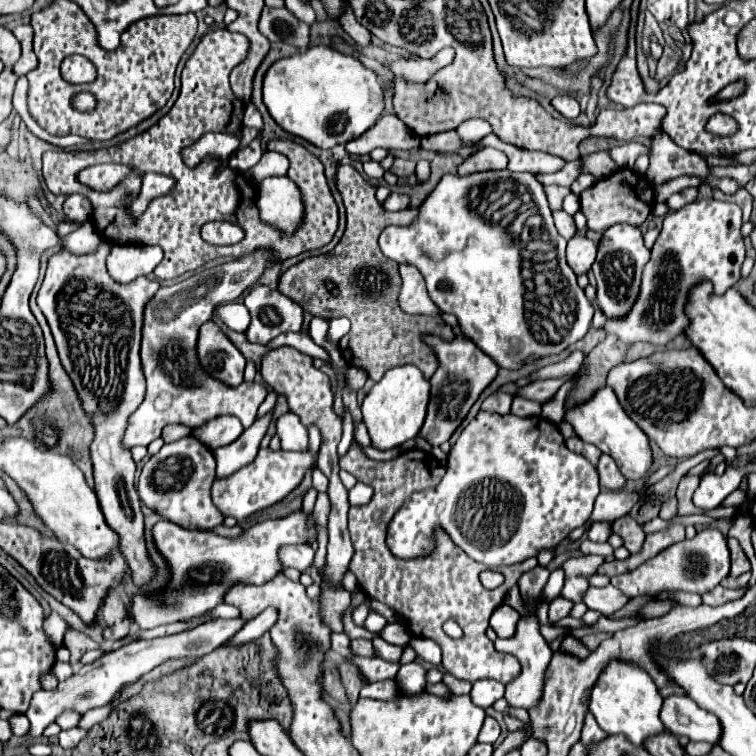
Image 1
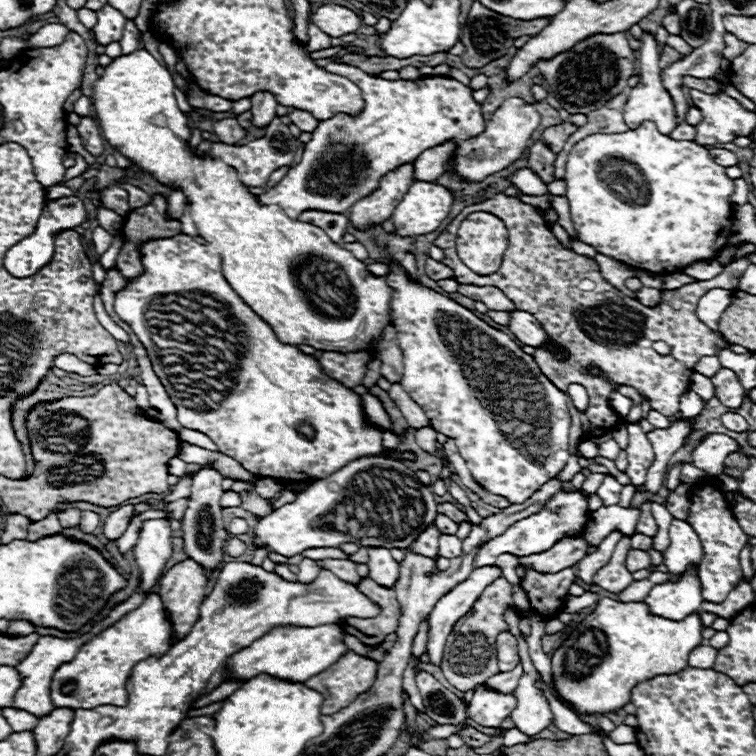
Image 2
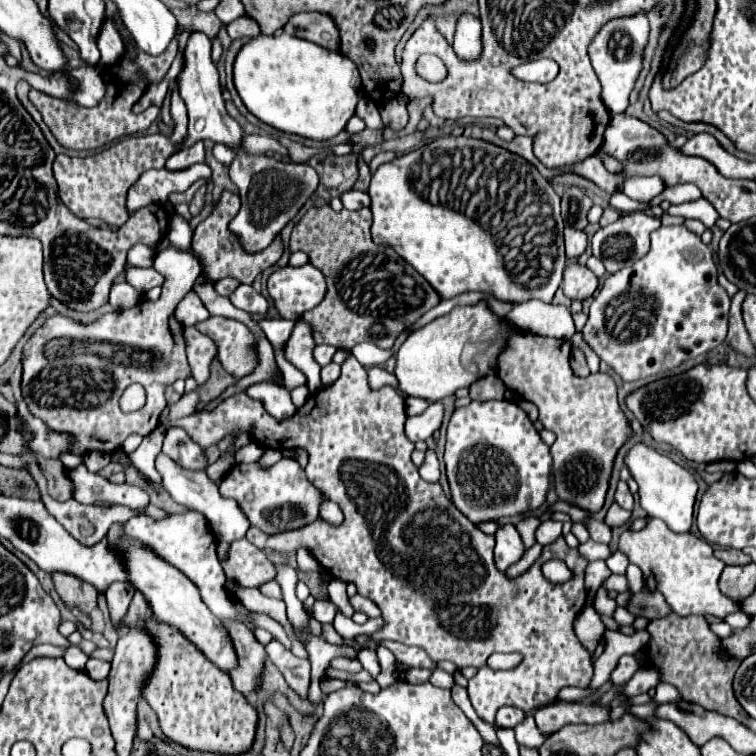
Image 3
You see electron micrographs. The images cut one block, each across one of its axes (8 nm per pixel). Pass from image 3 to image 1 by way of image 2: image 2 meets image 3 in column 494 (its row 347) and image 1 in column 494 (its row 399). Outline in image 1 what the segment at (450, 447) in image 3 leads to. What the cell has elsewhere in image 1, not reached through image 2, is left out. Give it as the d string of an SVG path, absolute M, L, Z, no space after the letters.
M480 410L452 446L442 482L432 490L410 496L392 518L386 542L398 558L416 558L432 550L428 548L432 546L432 530L440 526L472 560L486 564L486 568L498 568L502 564L510 566L536 556L542 548L558 546L570 530L584 526L592 514L598 492L596 468L584 456L566 448L556 424L542 416L520 418L512 412L502 416Z

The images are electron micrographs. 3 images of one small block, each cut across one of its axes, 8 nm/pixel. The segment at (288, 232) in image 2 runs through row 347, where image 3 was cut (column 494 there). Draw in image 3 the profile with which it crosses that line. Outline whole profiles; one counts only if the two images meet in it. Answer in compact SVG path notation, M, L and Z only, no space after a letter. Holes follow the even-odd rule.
M480 300L474 306L456 306L452 312L432 320L424 328L416 330L406 338L406 342L396 352L396 378L400 384L400 390L408 396L420 396L428 398L430 402L436 402L444 396L452 396L458 388L468 388L474 382L474 374L479 374L479 369L473 359L477 352L492 352L490 358L494 360L494 366L490 368L496 372L496 360L498 354L508 348L508 338L516 330L516 326L496 316L486 300ZM463 352L463 353L462 353ZM461 360L466 370L473 371L468 374L460 366Z

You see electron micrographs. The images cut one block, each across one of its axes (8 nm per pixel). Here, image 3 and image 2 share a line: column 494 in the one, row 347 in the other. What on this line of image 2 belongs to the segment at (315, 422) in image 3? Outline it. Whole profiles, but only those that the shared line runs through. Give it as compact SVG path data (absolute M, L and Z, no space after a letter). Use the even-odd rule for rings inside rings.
M496 194L482 204L472 204L464 208L444 228L434 244L442 248L444 264L454 270L454 276L460 284L494 286L502 290L502 294L514 302L516 310L530 312L544 326L544 330L548 330L548 334L552 334L552 338L556 338L556 342L572 354L572 364L560 368L568 370L568 374L574 376L562 376L562 380L578 380L582 384L582 366L594 362L610 380L634 386L638 392L642 392L650 400L652 410L664 416L674 416L680 412L680 396L688 390L692 376L692 372L682 370L692 370L702 356L716 354L716 344L720 344L720 338L696 318L694 308L698 300L712 288L735 290L744 270L752 264L748 256L742 256L710 280L698 280L694 284L678 288L676 292L664 292L660 306L648 308L642 306L636 298L628 298L620 290L610 286L600 276L594 258L564 248L530 204L524 204L522 200L504 194ZM478 210L498 216L508 228L510 236L510 246L506 248L504 262L498 272L490 276L474 274L460 262L456 254L458 226L468 214ZM584 278L596 282L596 288L588 292L580 290L578 284ZM656 340L664 340L670 346L670 356L660 356L652 348L652 342Z

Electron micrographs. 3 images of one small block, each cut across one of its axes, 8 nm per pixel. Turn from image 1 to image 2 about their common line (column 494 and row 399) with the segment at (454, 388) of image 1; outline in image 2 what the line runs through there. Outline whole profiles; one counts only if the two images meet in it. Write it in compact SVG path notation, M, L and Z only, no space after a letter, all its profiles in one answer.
M364 394L364 410L366 410L366 418L376 424L376 426L384 426L384 430L390 430L390 418L388 414L384 412L382 404L370 396L370 394Z

